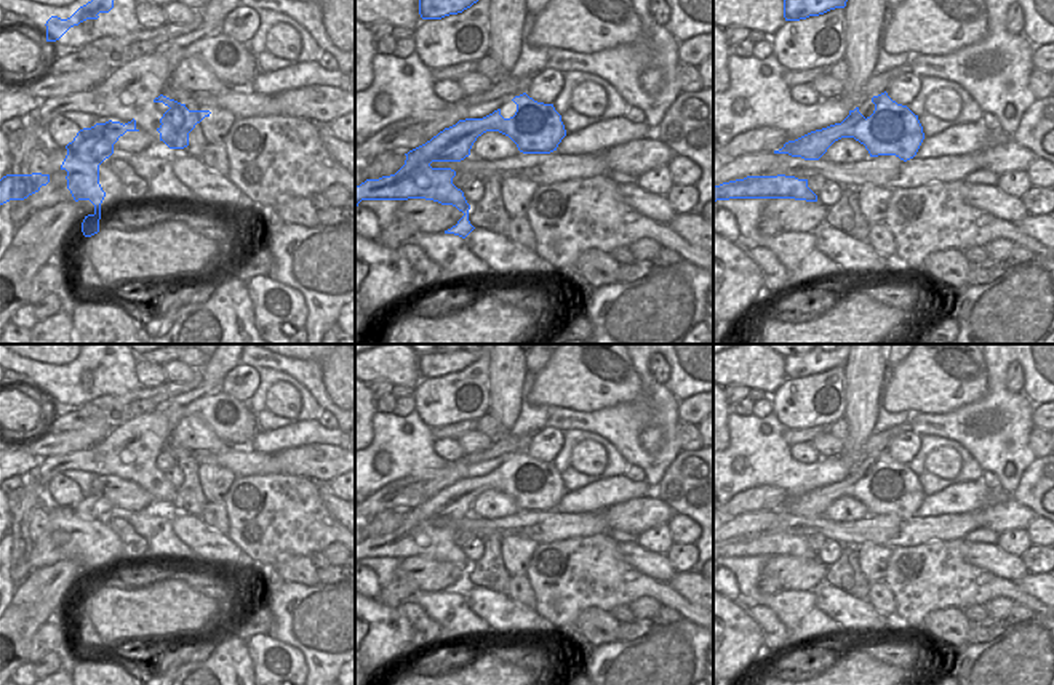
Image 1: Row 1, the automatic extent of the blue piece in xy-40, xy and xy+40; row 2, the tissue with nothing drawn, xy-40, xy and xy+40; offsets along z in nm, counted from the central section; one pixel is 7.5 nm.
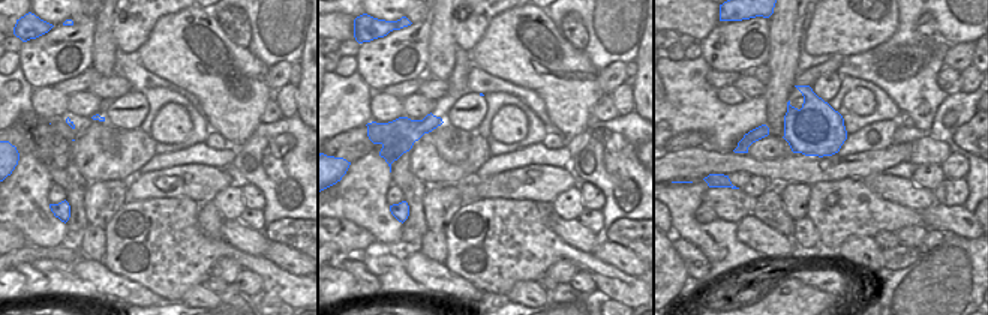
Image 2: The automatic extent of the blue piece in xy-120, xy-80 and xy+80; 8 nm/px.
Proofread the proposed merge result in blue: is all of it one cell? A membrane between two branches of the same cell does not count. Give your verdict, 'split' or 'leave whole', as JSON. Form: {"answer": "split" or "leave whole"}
{"answer": "split"}

